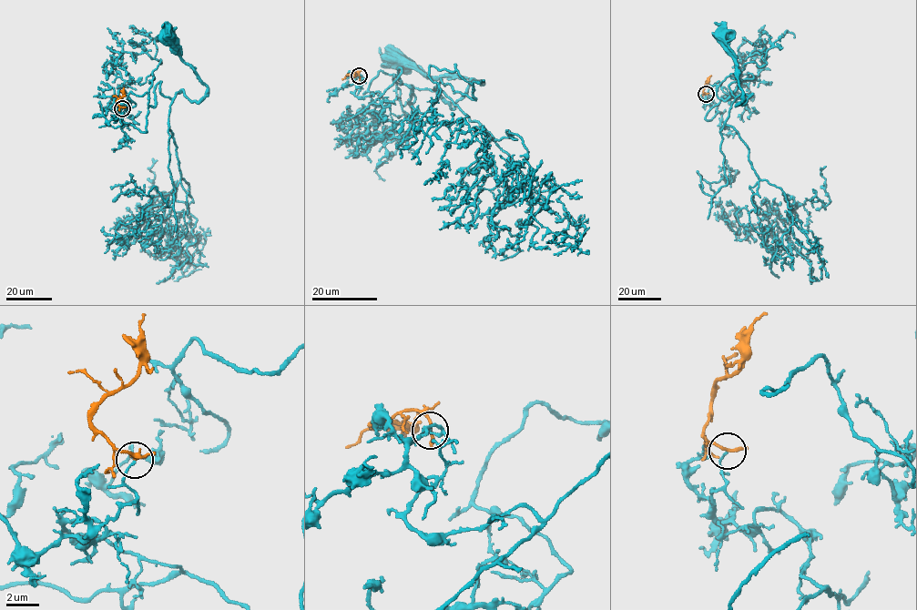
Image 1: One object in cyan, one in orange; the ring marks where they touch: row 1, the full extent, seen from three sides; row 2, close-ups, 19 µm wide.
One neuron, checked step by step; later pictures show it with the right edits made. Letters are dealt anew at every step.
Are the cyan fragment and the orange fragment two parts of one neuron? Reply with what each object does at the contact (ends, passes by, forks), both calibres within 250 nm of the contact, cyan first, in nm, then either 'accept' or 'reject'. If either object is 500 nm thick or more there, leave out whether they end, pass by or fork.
cyan ends | orange passes by | 110/170 nm | reject

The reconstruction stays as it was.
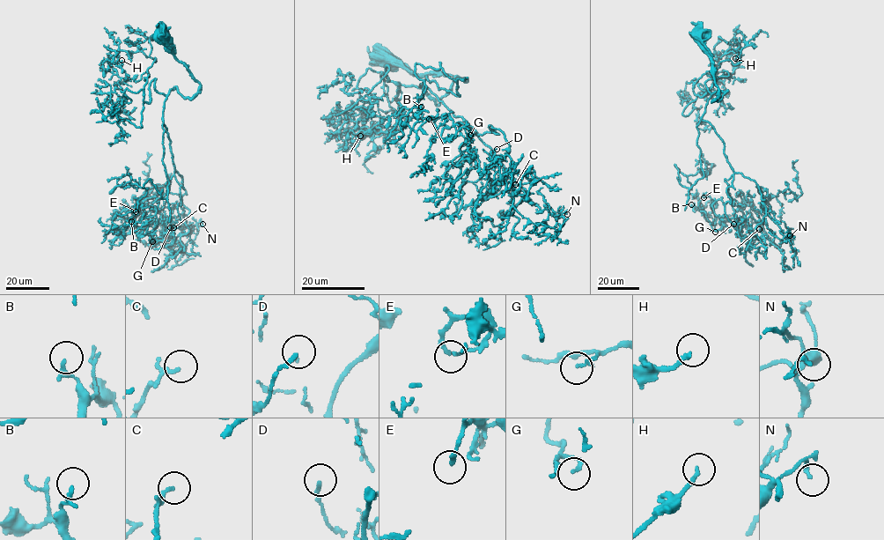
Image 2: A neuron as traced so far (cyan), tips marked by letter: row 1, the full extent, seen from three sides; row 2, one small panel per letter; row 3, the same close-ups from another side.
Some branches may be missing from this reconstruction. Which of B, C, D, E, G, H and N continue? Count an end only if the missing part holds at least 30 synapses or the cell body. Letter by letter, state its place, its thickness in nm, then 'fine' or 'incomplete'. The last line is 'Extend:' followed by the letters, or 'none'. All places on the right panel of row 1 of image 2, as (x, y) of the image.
B: (691, 204) | 180 nm | fine
C: (759, 229) | 130 nm | fine
D: (733, 224) | 170 nm | fine
E: (703, 197) | 190 nm | fine
G: (715, 232) | 140 nm | fine
H: (735, 58) | 200 nm | fine
N: (790, 235) | 160 nm | fine
Extend: none

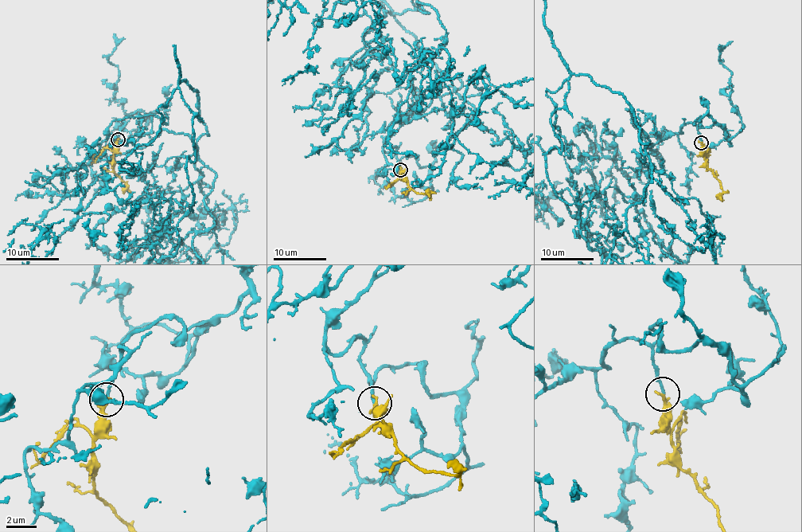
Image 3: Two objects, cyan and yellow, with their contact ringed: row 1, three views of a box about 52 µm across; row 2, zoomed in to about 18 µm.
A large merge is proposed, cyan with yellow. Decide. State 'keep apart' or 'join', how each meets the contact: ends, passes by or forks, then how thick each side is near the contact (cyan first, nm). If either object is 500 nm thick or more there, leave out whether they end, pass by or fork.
join | cyan ends | yellow ends | 160/240 nm

